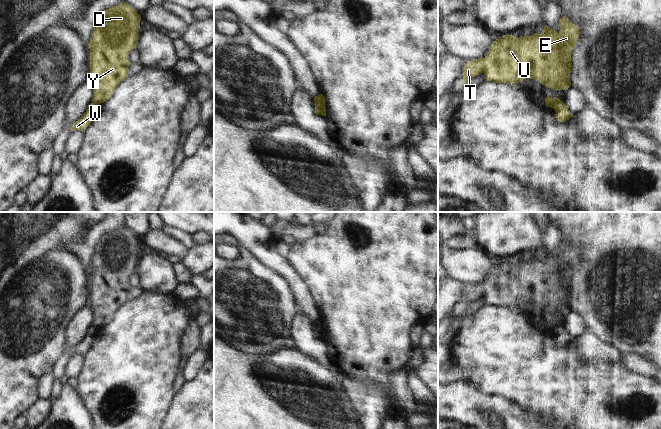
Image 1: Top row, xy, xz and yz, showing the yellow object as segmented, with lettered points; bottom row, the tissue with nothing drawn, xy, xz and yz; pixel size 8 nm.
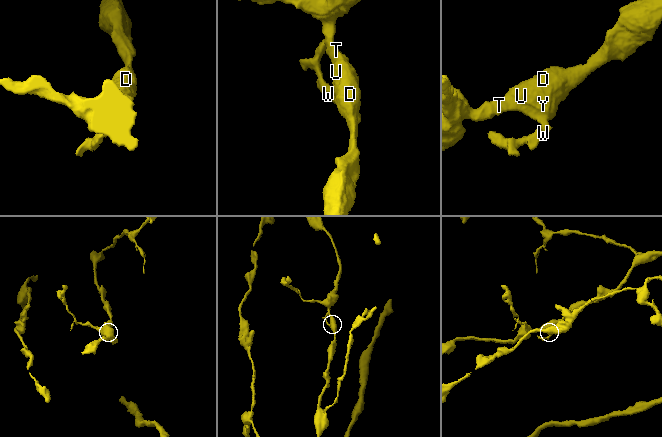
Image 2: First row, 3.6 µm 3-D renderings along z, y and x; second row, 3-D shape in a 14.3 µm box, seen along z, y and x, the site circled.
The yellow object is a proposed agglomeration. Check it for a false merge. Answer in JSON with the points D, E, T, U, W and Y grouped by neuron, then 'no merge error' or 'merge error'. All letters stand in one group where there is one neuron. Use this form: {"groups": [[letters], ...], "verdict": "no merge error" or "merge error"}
{"groups": [["D", "E", "T", "U", "Y"], ["W"]], "verdict": "merge error"}

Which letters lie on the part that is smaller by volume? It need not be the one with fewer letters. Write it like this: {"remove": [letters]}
{"remove": ["W"]}

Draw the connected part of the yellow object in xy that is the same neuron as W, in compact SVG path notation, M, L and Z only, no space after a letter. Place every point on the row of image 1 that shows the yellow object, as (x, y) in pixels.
M91 103L88 106L88 109L86 110L86 112L82 115L82 117L73 124L71 128L71 132L75 130L79 130L83 132L91 124L93 120L93 112L96 108L97 108L97 105L94 105L93 103Z

